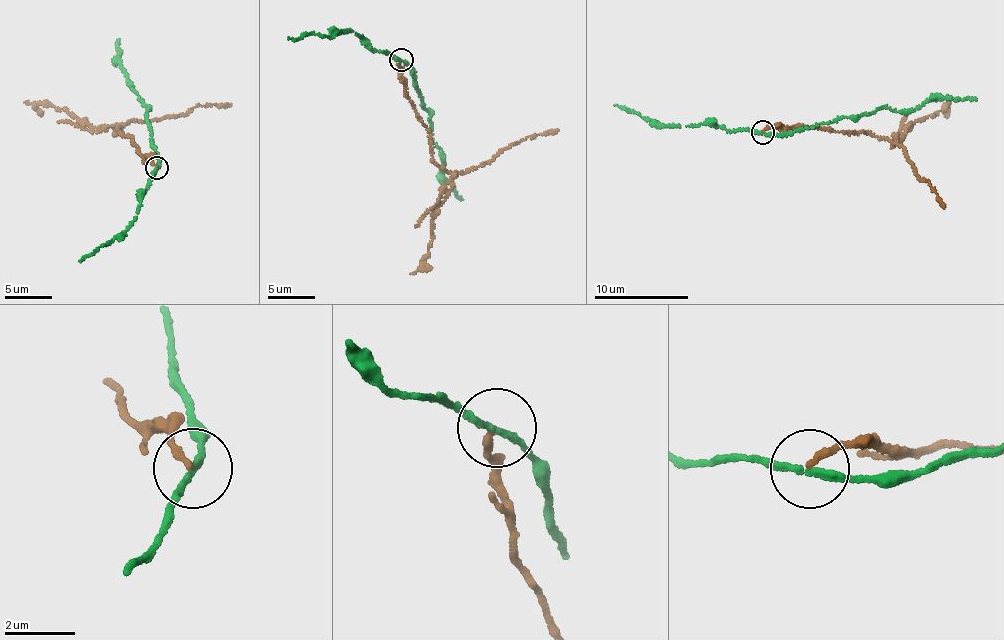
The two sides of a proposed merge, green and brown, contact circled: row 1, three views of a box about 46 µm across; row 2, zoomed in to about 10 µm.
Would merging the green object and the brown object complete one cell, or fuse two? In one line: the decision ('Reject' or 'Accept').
Reject

